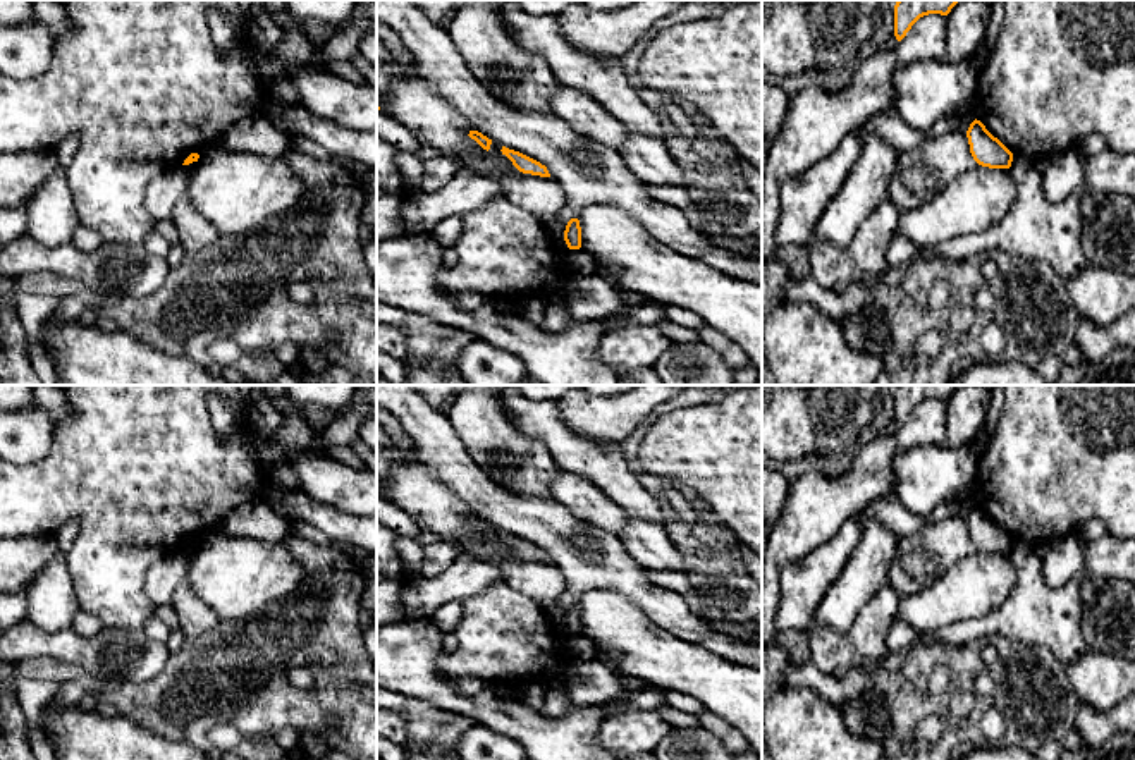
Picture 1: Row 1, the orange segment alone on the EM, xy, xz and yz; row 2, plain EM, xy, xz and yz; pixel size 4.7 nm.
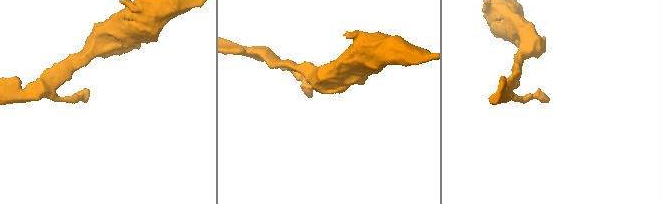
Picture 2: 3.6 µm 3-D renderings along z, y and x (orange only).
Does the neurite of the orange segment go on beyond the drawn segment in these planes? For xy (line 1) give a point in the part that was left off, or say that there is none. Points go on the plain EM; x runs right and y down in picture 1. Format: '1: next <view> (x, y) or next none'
1: next none

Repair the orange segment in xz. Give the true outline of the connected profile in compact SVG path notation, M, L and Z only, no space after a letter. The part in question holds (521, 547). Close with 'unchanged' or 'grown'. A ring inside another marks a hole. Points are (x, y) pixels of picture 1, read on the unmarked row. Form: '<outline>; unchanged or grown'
M502 531L502 540L506 540L512 550L523 557L523 559L531 559L531 561L540 561L540 562L550 562L549 555L545 550L542 550L540 547L519 538L519 536L514 536L514 535L509 535L506 531Z; unchanged

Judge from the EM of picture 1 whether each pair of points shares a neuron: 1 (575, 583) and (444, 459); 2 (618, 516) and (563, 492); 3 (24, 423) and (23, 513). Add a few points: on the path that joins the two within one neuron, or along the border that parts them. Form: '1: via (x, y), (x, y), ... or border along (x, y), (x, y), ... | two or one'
1: via (558, 545), (530, 518), (503, 509), (482, 494) | one
2: via (604, 513), (576, 494) | one
3: border along (52, 434), (52, 447), (40, 459), (18, 465) | two

